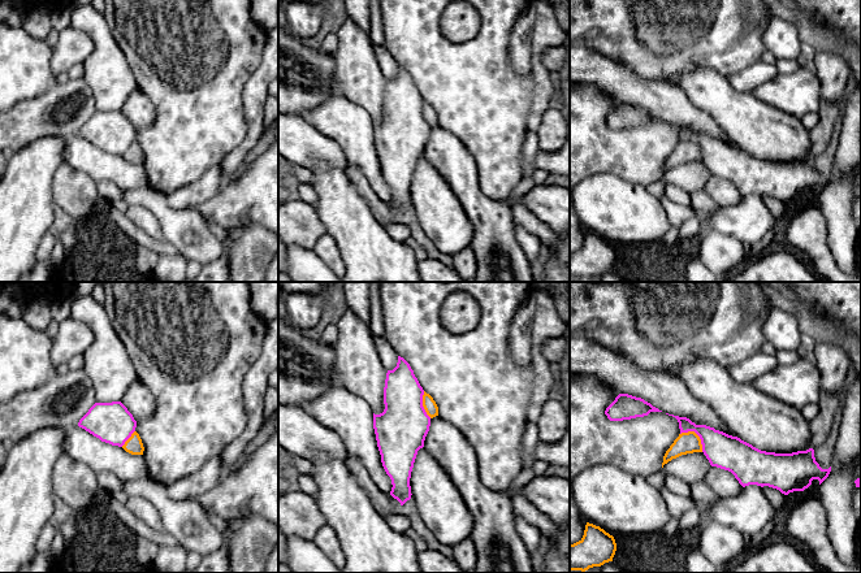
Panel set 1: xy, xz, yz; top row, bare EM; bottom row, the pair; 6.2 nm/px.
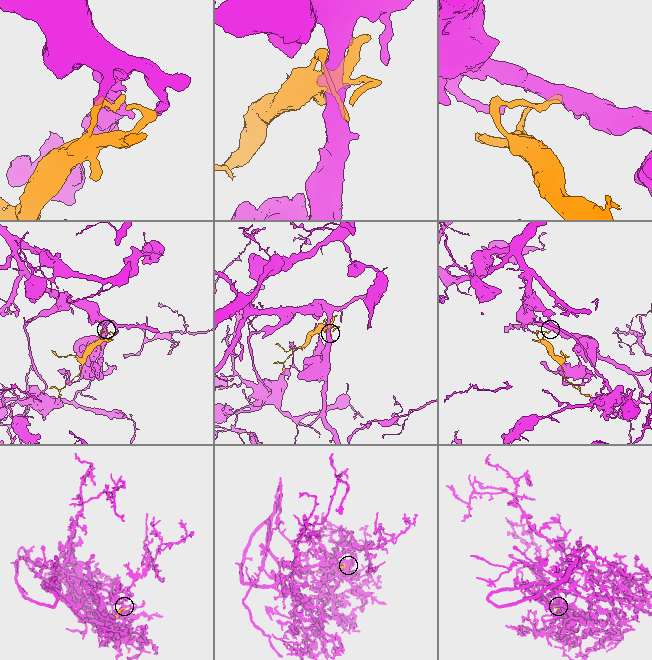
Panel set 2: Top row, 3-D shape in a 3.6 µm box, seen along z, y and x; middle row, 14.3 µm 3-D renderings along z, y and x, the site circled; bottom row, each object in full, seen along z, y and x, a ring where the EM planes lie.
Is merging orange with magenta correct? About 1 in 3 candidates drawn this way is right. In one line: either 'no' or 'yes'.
no

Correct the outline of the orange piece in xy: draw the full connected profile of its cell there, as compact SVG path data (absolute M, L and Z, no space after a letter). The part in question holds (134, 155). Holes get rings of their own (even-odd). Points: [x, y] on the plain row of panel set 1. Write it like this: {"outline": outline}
{"outline": "M137 140L125 151L122 157L131 164L143 164L144 156Z"}

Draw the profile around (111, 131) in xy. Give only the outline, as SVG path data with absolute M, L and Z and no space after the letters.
M121 110L95 112L78 135L101 151L122 156L135 140L137 130Z

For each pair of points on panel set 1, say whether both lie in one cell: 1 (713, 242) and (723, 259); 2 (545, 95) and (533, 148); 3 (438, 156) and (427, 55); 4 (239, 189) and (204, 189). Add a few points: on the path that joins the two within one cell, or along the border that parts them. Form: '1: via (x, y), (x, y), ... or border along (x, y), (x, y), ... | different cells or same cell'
1: via (714, 246), (722, 255) | same cell
2: border along (528, 129), (535, 131) | different cells
3: border along (438, 124), (463, 144) | different cells
4: border along (219, 189), (208, 199), (193, 205) | different cells

